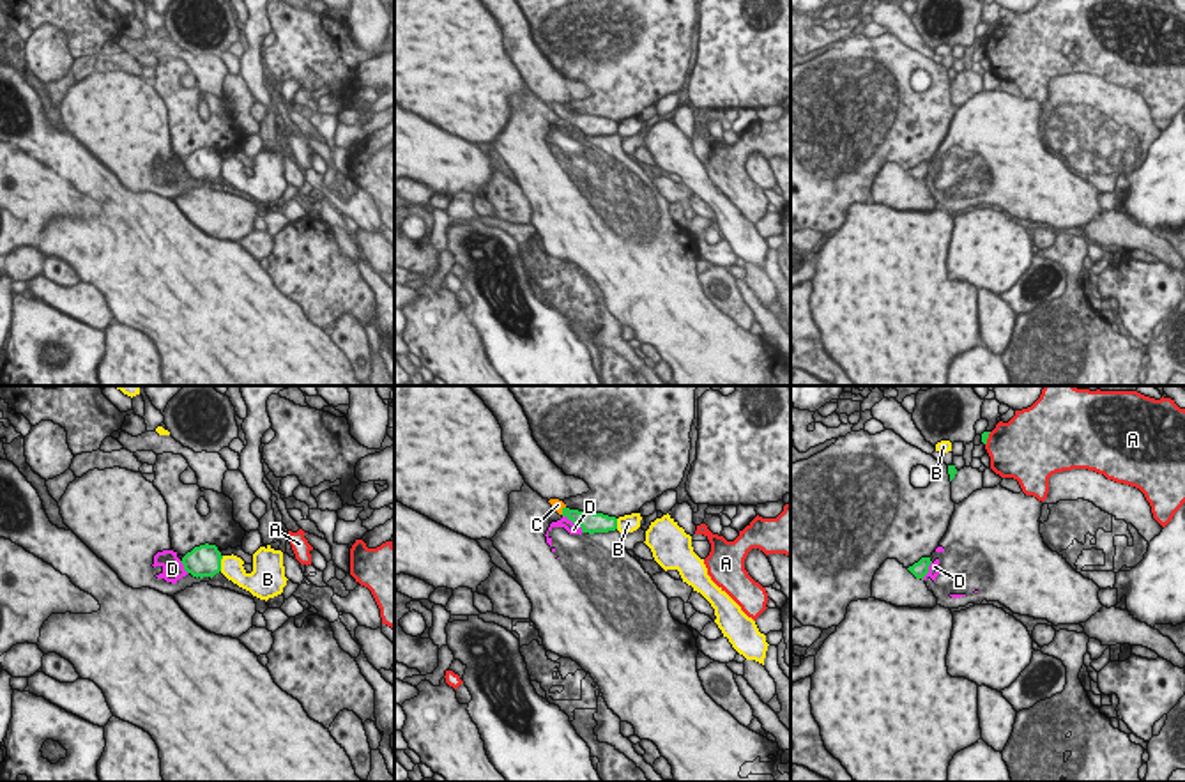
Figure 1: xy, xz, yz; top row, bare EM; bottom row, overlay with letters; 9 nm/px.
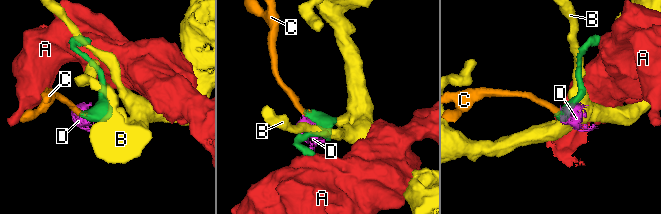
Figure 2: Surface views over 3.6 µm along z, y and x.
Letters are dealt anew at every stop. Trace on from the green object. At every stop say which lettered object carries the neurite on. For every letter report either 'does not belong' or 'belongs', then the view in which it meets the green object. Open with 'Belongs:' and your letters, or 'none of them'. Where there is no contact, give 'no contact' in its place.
Belongs: C
A: does not belong; meets green in yz
B: does not belong; meets green in xy
C: belongs; meets green in xz
D: does not belong; meets green in xz

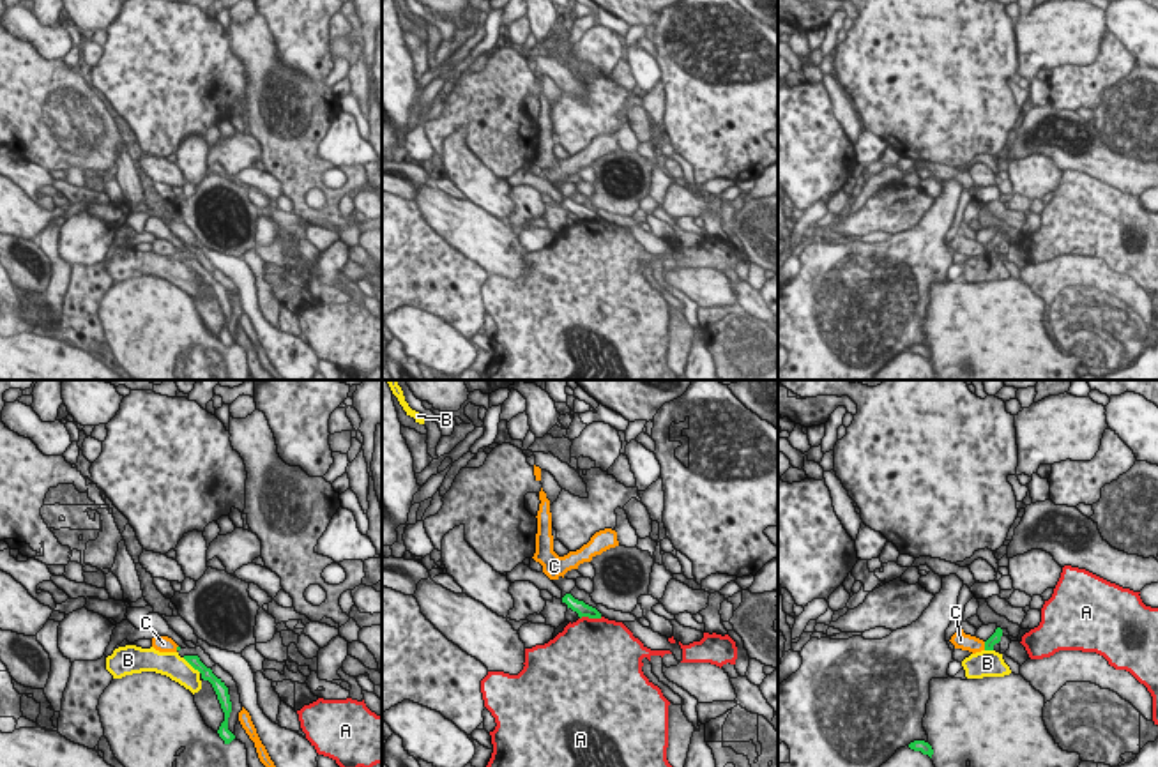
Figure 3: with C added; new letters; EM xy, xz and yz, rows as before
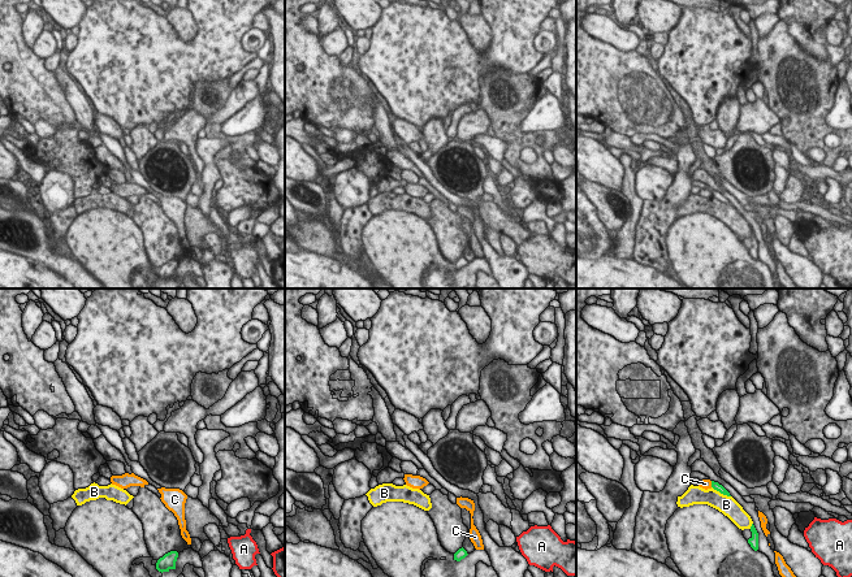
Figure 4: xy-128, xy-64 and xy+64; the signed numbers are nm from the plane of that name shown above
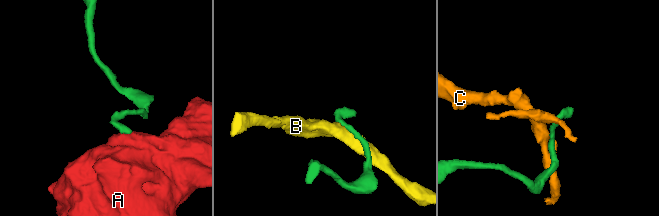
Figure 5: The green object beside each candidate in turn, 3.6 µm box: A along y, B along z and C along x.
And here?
Belongs: none of them
A: does not belong; meets green in xz
B: does not belong; meets green in xy
C: does not belong; meets green in yz

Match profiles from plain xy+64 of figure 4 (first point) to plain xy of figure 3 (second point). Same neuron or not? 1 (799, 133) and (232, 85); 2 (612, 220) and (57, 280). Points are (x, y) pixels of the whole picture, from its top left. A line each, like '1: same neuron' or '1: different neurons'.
1: different neurons
2: different neurons

